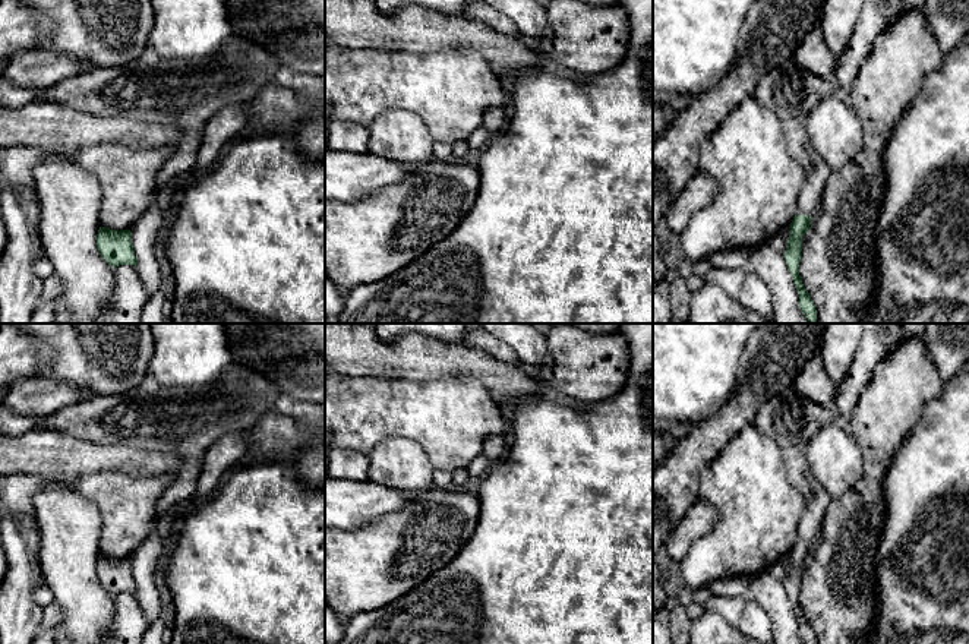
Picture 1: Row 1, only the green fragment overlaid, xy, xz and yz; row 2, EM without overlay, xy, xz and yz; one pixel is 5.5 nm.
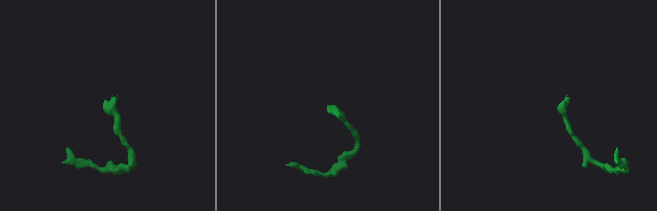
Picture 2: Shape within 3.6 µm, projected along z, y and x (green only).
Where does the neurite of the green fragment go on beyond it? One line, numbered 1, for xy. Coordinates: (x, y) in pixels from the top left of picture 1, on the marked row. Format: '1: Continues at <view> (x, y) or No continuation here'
1: No continuation here

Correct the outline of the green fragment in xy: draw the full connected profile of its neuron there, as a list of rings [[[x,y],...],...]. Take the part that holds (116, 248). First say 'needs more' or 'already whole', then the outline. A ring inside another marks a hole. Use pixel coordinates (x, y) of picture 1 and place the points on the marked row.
already whole | [[[100,227],[97,234],[97,249],[101,258],[113,268],[124,263],[136,266],[130,230],[117,231]]]

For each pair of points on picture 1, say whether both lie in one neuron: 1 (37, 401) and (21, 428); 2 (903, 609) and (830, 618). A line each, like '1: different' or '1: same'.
1: different
2: different

